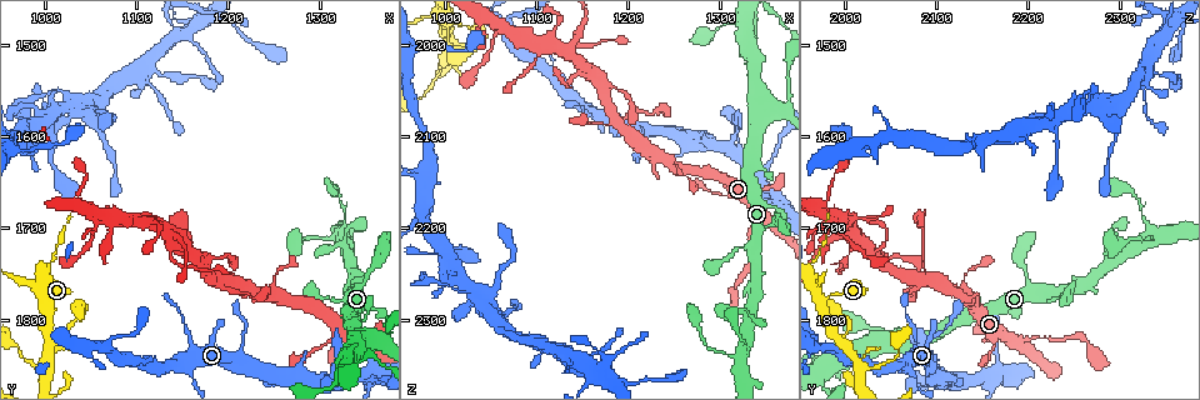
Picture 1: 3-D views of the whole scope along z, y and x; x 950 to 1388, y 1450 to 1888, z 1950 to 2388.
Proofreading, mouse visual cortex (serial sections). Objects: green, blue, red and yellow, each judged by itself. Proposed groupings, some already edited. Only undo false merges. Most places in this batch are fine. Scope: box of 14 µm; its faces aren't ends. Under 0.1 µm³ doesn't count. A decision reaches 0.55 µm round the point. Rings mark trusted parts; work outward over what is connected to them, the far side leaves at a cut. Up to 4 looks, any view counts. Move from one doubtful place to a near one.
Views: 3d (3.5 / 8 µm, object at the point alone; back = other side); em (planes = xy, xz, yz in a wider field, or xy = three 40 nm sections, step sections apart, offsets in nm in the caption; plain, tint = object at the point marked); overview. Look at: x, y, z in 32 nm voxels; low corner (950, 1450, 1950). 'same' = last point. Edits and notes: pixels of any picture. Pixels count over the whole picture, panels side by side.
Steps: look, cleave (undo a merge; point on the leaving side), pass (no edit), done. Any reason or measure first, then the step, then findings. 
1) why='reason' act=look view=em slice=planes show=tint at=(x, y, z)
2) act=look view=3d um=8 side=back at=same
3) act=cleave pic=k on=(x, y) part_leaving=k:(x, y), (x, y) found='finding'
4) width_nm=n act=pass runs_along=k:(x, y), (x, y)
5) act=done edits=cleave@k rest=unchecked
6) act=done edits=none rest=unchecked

why='two arms in line, one across' act=look view=3d um=3.5 side=back at=(1135, 1705, 2000)

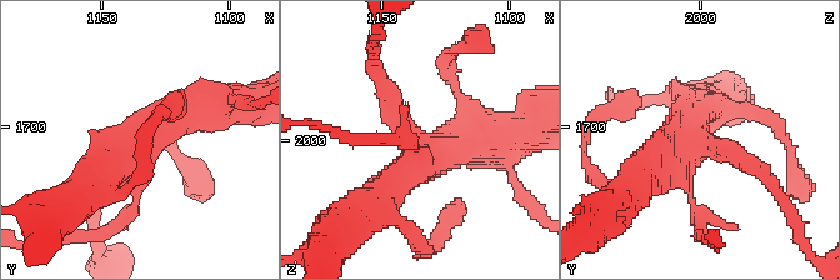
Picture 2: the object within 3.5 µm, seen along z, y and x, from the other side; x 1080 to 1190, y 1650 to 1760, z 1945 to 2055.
act=pass runs_along=2:(89, 188), (161, 123), (220, 106) found='all the same cell'

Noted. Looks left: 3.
why='thick turns thin' act=look view=3d um=3.5 at=(1320, 1660, 2320)

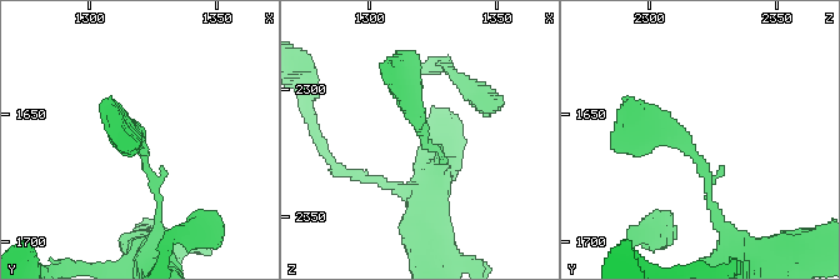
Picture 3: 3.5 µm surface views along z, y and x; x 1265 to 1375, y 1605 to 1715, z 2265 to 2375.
why='now the EM' act=look view=em slice=xy step=3 show=tint at=(1321, 1664, 2316)

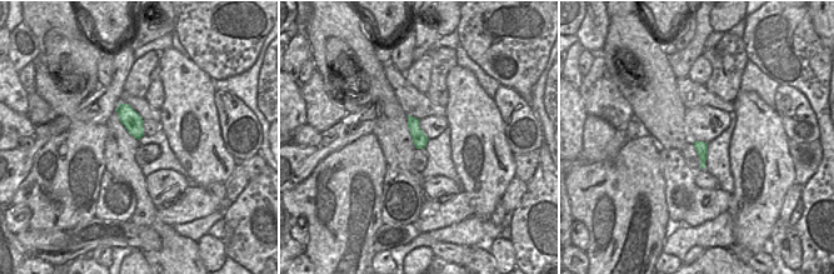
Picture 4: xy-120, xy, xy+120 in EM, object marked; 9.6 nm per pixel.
width_nm=140 act=pass runs_along=3:(720, 223), (708, 173), (669, 130), (621, 141) found='continuous, no second cell'

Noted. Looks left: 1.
act=done edits=none rest=unchecked

